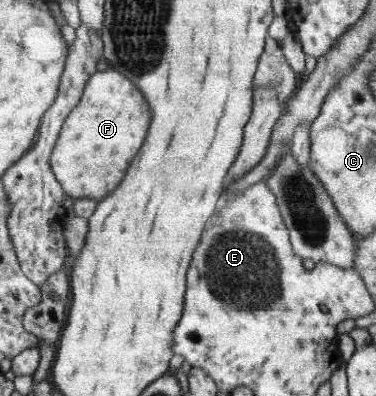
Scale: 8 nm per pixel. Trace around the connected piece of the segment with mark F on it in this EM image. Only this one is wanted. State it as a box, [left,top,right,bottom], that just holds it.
[52,67,152,201]

